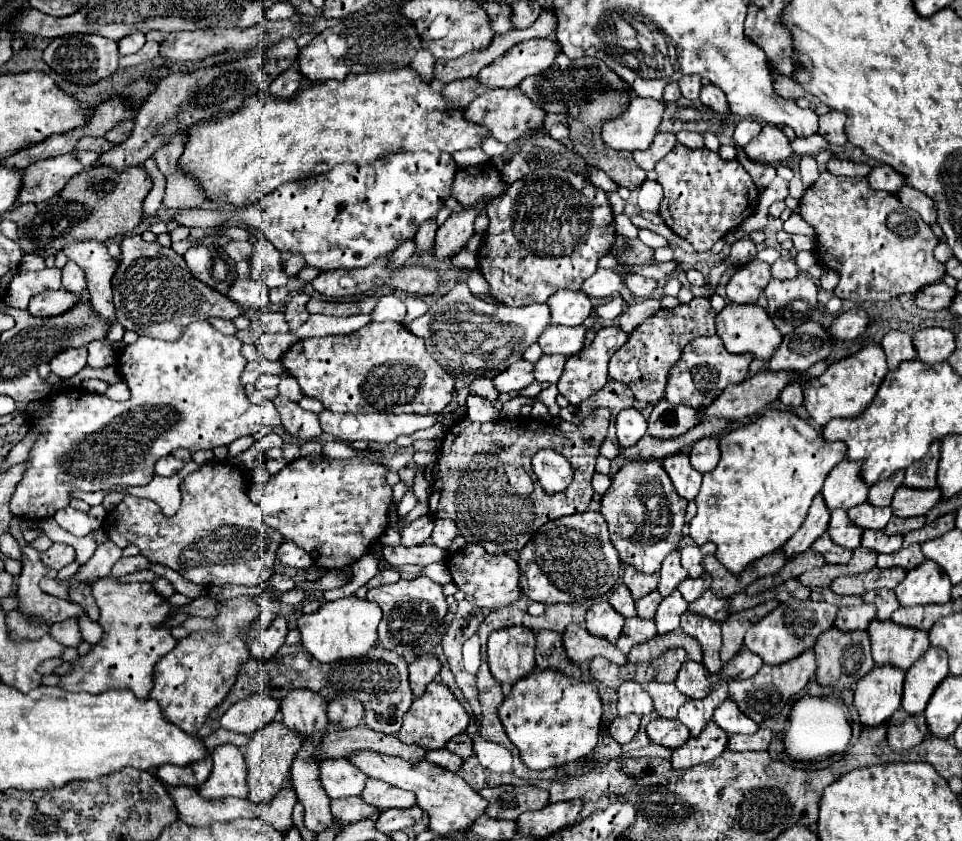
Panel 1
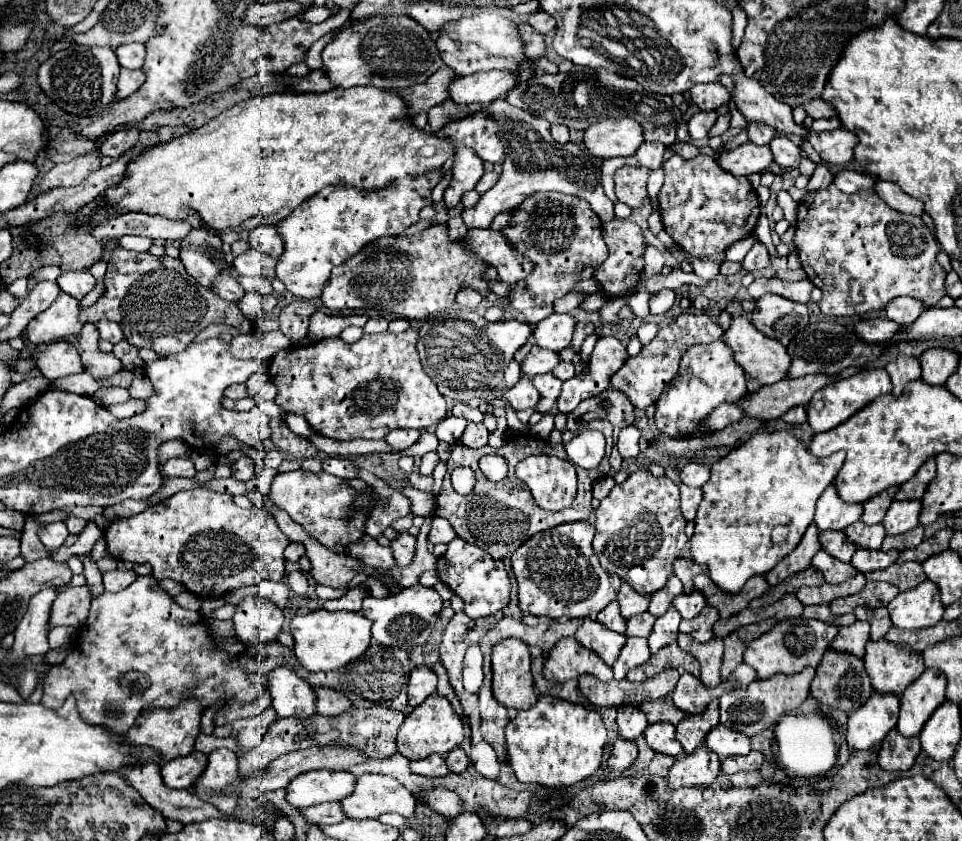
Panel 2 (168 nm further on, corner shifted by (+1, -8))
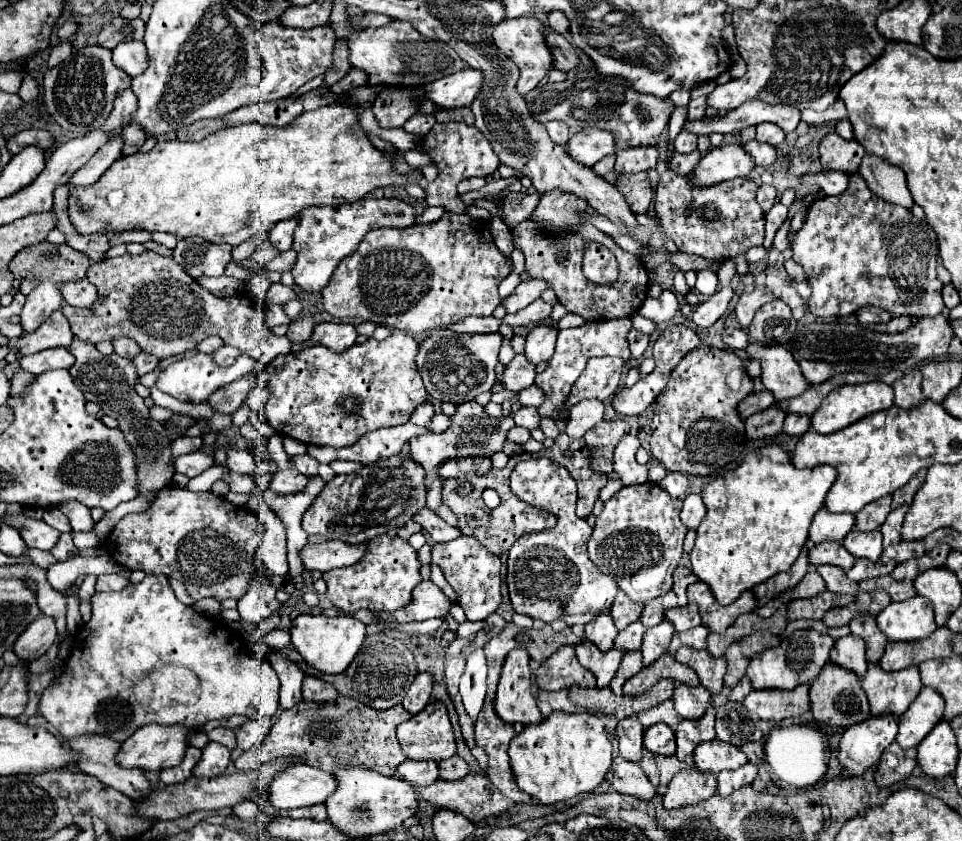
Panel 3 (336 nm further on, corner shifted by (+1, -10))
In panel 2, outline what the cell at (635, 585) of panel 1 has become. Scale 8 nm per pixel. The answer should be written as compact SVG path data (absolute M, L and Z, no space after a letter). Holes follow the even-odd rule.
M623 583L619 589L619 595L617 595L617 601L621 605L621 615L625 619L631 619L631 617L647 611L649 599L651 599L651 595L643 595L643 593L633 591L629 583Z

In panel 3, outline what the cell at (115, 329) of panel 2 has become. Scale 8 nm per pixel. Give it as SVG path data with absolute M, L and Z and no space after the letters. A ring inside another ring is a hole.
M115 339L113 341L113 347L115 347L115 353L117 355L127 357L127 359L133 359L135 355L141 353L141 347L133 339Z

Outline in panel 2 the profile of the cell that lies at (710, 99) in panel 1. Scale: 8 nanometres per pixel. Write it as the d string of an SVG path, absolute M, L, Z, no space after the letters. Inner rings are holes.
M709 111L709 113L697 113L689 119L689 135L693 141L701 141L709 137L711 127L717 123L719 113L717 111Z

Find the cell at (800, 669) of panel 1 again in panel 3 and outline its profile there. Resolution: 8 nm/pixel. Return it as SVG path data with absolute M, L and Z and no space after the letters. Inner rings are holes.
M801 685L793 691L779 691L779 689L767 689L767 691L751 691L741 703L725 703L717 709L717 721L715 721L715 731L717 739L723 743L741 747L749 741L761 741L765 735L769 735L771 729L775 729L783 719L789 717L799 717L805 711L811 709L809 703L809 685Z

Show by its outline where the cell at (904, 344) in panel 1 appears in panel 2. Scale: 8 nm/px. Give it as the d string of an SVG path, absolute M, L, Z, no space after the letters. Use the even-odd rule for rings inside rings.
M899 355L885 369L887 369L887 373L889 373L891 381L893 381L893 395L901 395L905 383L921 377L919 359L917 357L909 357L909 355Z

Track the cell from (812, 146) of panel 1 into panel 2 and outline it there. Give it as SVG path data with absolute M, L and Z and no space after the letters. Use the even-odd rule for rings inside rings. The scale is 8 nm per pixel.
M775 137L769 145L773 151L775 163L779 163L781 167L793 167L801 159L799 145L789 137Z

